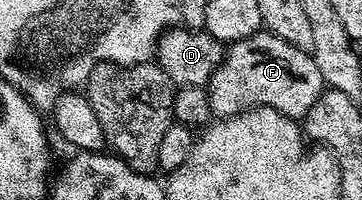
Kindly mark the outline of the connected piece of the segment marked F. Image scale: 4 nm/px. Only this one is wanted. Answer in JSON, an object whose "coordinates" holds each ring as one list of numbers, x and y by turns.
{"coordinates":[[265,29,252,37,229,44,222,63,212,73,208,84,210,110,215,116,239,115,254,107,271,107,290,119,305,120,308,109,316,105,324,84,316,69,313,54,290,45]]}

